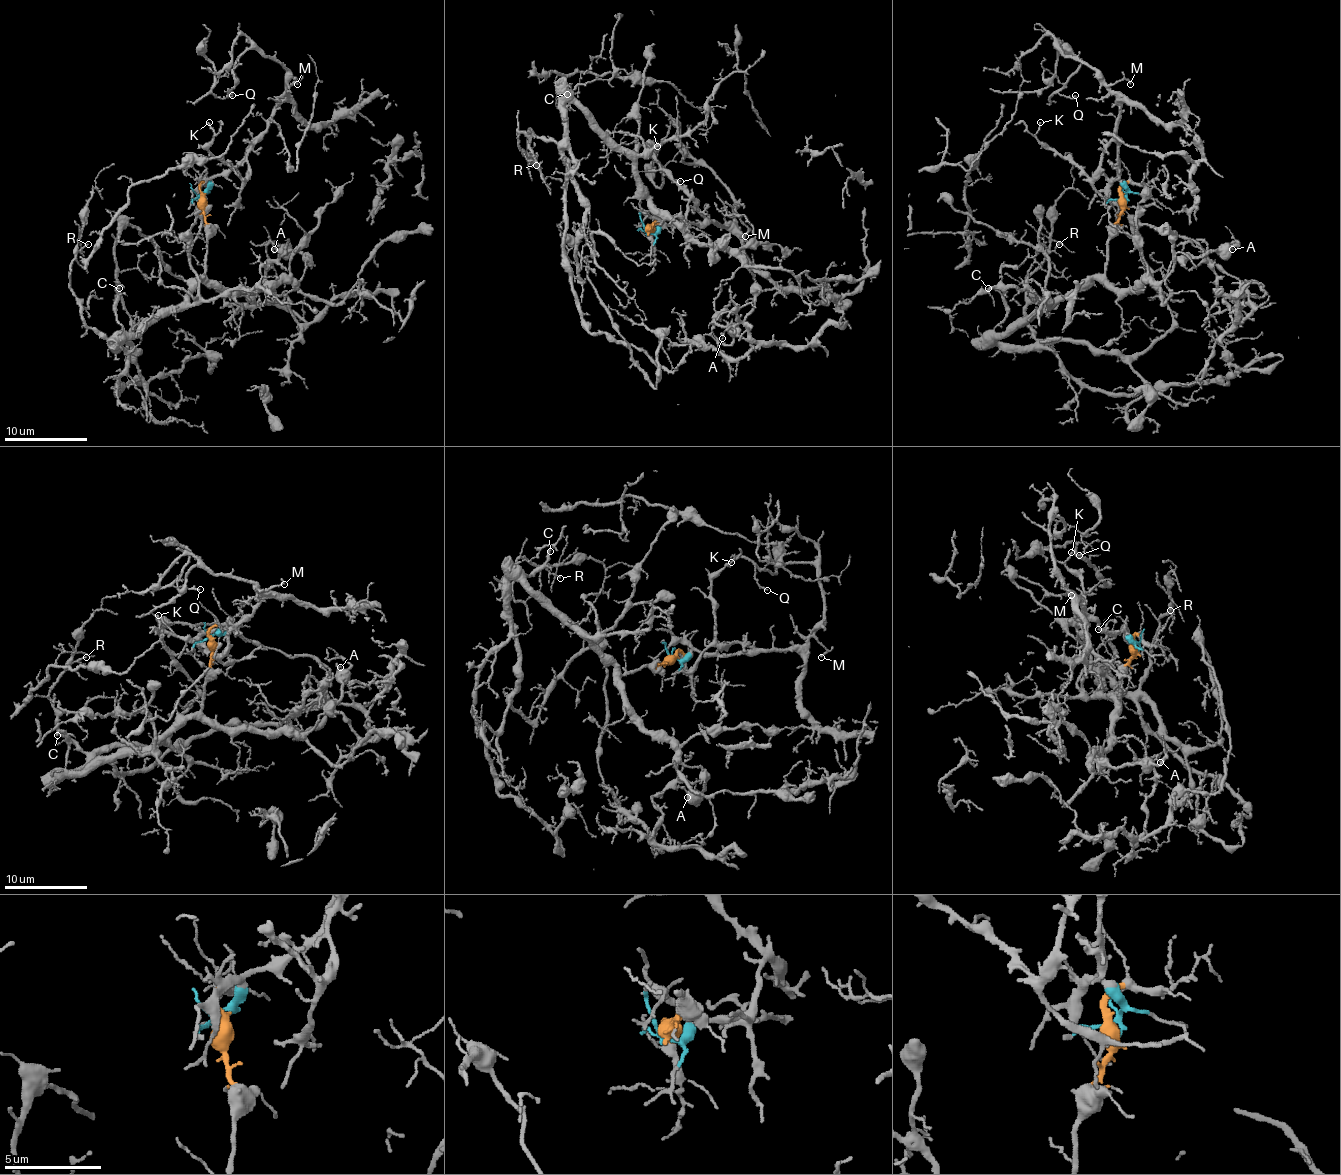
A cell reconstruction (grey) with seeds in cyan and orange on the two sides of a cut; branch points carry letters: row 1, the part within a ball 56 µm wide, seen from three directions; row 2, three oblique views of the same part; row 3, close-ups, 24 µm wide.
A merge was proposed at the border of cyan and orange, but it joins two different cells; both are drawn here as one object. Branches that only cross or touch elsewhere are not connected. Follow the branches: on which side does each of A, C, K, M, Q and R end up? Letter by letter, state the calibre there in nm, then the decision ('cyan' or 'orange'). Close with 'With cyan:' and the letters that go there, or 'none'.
A: calibre 140 nm; orange
C: calibre 160 nm; orange
K: calibre 150 nm; cyan
M: calibre 150 nm; cyan
Q: calibre 120 nm; cyan
R: calibre 120 nm; orange
With cyan: K, M, Q

